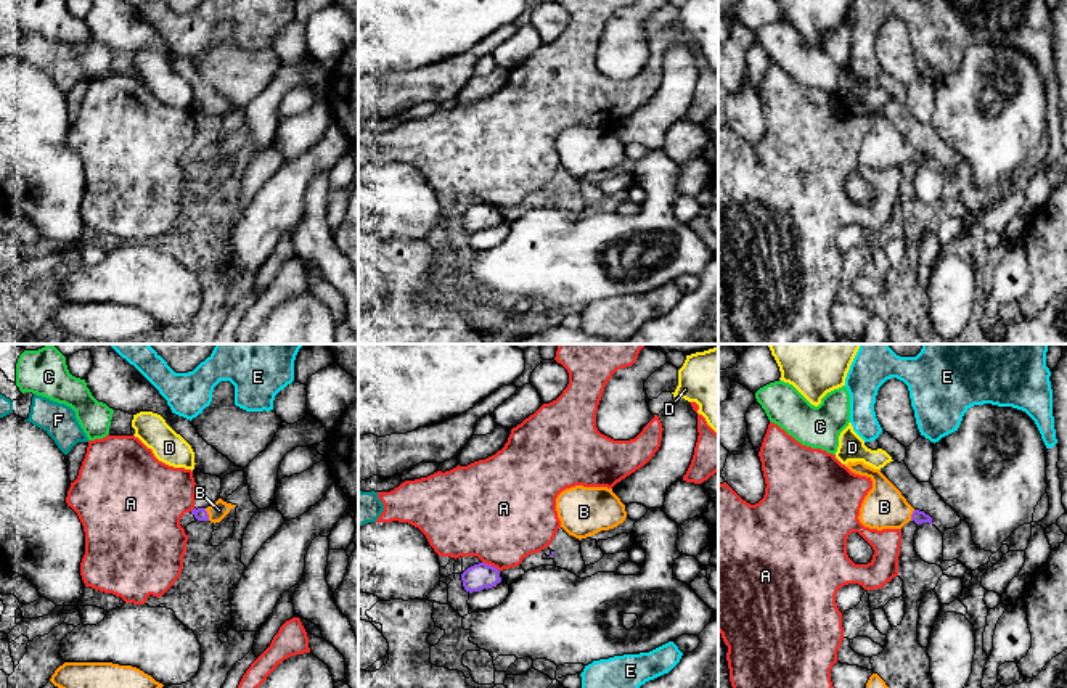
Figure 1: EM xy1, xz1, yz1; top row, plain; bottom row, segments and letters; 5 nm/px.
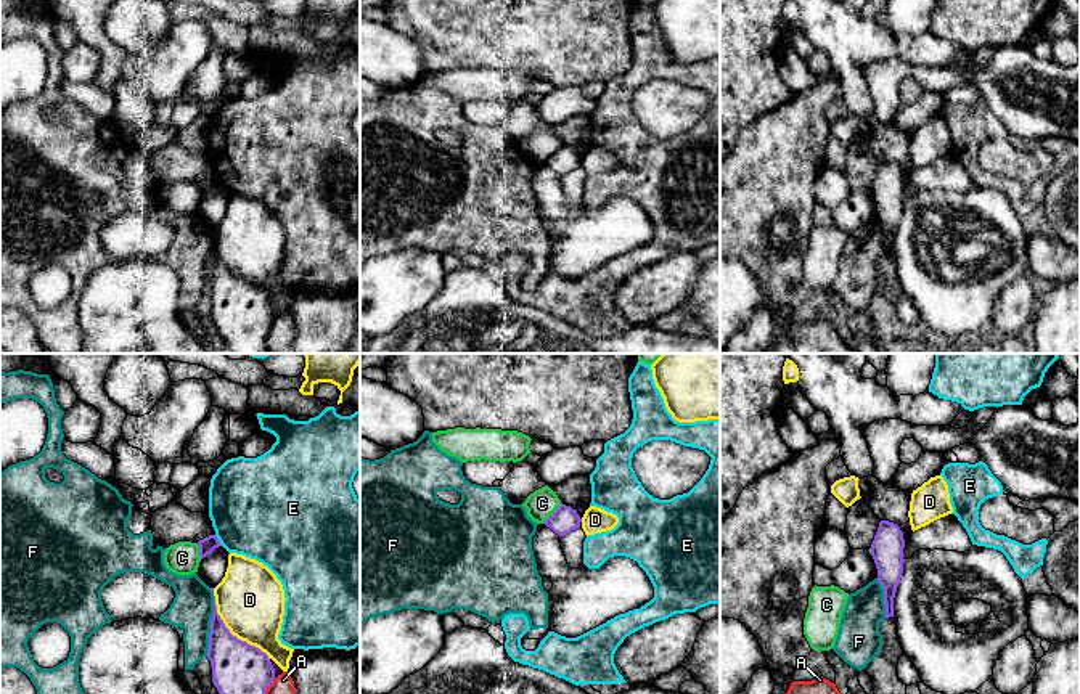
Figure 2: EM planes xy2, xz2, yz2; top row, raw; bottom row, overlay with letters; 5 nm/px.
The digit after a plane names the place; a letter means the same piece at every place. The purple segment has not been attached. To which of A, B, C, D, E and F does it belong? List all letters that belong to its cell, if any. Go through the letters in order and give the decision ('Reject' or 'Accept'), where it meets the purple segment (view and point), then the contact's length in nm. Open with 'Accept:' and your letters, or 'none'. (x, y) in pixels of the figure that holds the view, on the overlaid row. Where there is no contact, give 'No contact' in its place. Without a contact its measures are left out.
Accept: B
A: Reject. Touches purple at xz1 (489, 565). Shared border 100 nm
B: Accept. Touches purple at xy1 (208, 515). Shared border 70 nm
C: Reject. Touches purple at xz2 (553, 513). Shared border 140 nm
D: Reject. Touches purple at xy2 (230, 633). Shared border 420 nm
E: Reject. Touches purple at xy2 (217, 540). Shared border 70 nm
F: Reject. Touches purple at xy2 (211, 627). Shared border 300 nm

